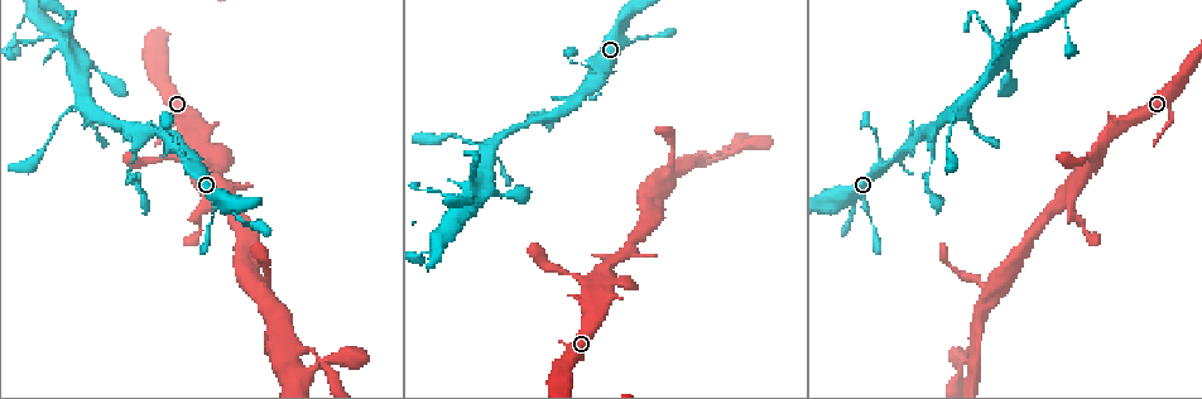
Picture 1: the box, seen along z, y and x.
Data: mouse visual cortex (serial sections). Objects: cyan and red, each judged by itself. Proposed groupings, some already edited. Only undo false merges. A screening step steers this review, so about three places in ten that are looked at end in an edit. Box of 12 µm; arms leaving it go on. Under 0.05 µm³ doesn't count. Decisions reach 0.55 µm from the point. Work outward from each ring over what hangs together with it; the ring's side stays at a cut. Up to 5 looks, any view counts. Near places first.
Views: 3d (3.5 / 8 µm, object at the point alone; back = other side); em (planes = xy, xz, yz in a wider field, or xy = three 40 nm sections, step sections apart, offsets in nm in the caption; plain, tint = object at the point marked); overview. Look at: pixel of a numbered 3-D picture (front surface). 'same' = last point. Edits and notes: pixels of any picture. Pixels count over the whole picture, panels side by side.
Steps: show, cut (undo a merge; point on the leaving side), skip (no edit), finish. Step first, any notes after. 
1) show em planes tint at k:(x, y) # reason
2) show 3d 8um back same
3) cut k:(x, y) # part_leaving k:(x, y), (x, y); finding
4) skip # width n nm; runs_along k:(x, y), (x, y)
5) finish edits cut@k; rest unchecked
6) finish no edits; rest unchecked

show 3d 3.5um at 1:(187, 162) # sudden change in width

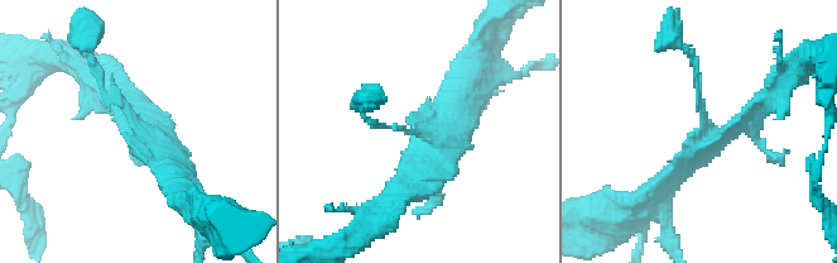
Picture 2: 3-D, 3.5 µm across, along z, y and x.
show em xy step 1 tint at 2:(420, 131) # shape alone is not enough

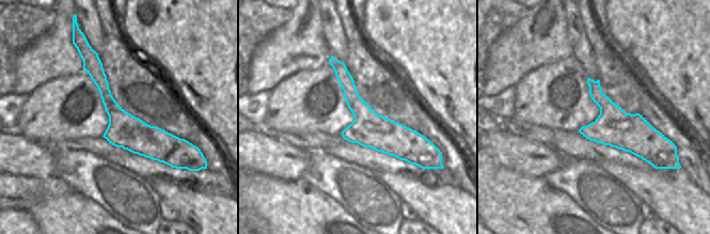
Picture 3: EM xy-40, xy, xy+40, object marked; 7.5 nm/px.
show em xy step 5 tint same

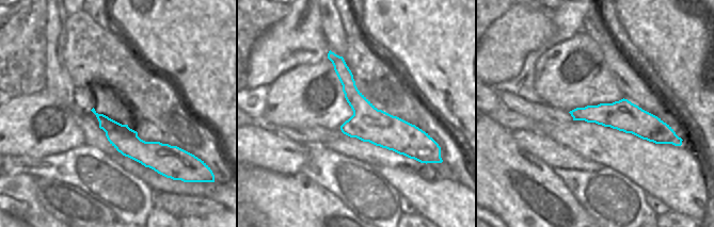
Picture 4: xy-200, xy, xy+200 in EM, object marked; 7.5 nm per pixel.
skip # runs_along 4:(330, 55), (387, 131), (423, 136); one cell here

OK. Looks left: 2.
show 3d 3.5um at 1:(487, 150) # thick turns thin

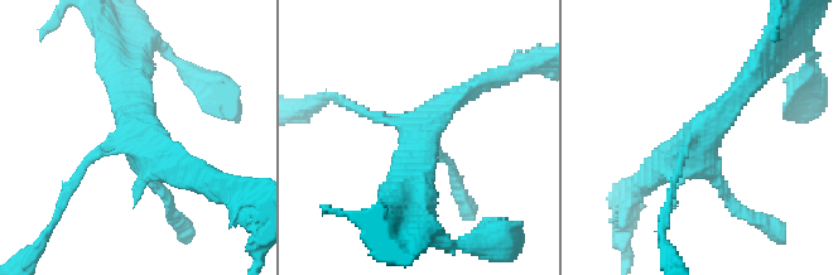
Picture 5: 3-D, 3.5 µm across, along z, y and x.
show em xy step 2 tint at 5:(419, 137) # now the EM

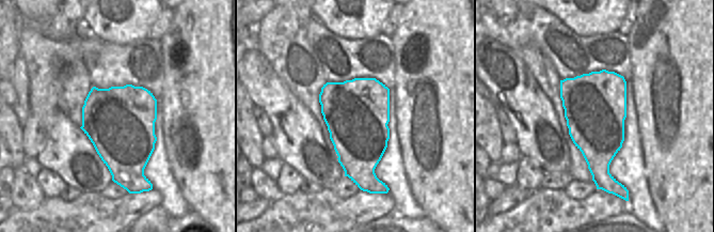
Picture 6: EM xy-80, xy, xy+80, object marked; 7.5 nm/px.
skip # runs_along 5:(651, 174), (678, 163), (755, 73); one cell here

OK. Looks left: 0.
finish no edits; rest unchecked

